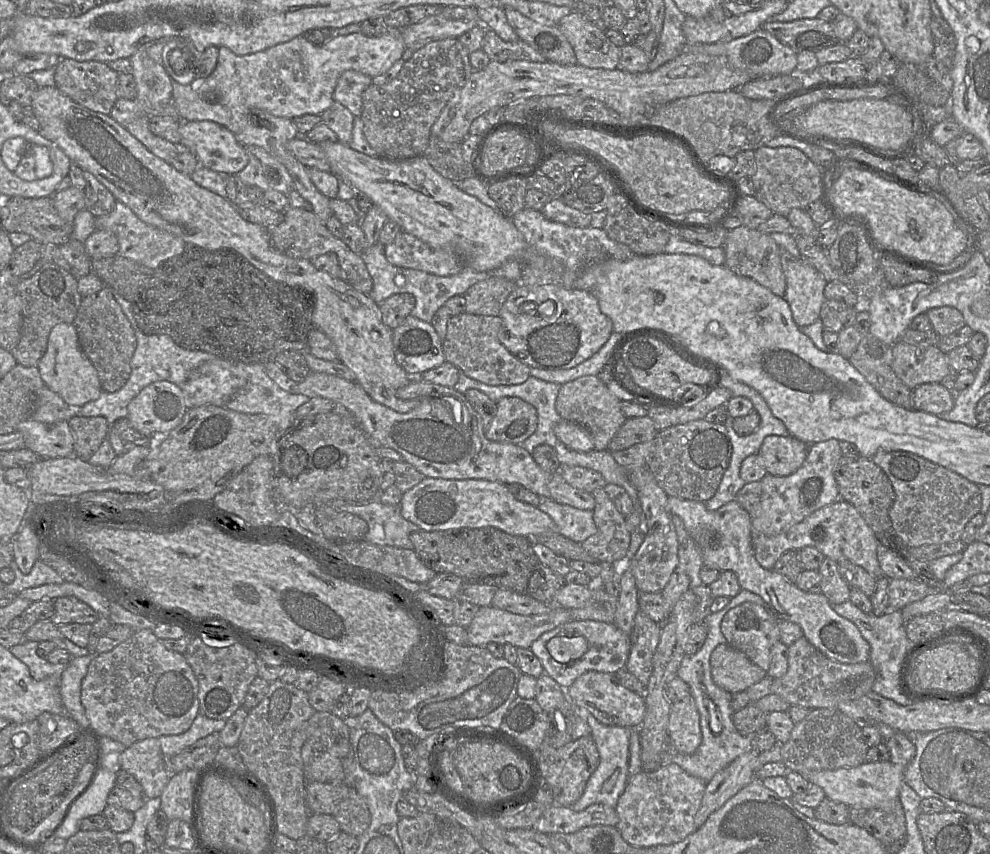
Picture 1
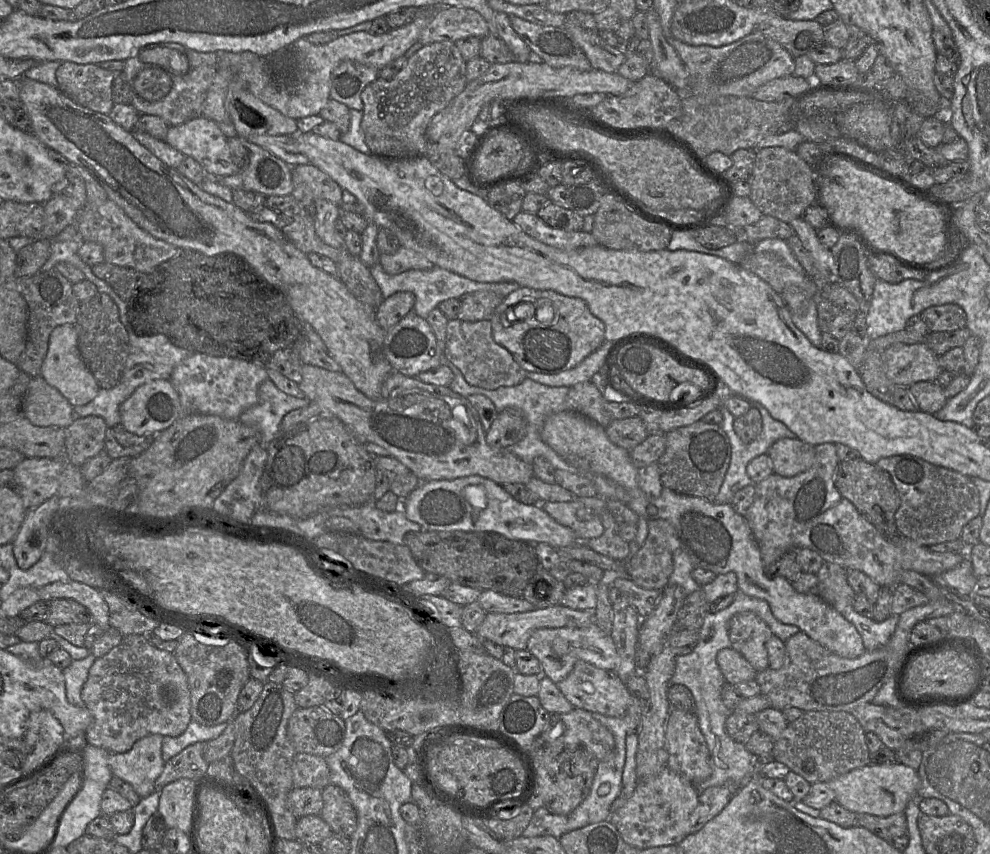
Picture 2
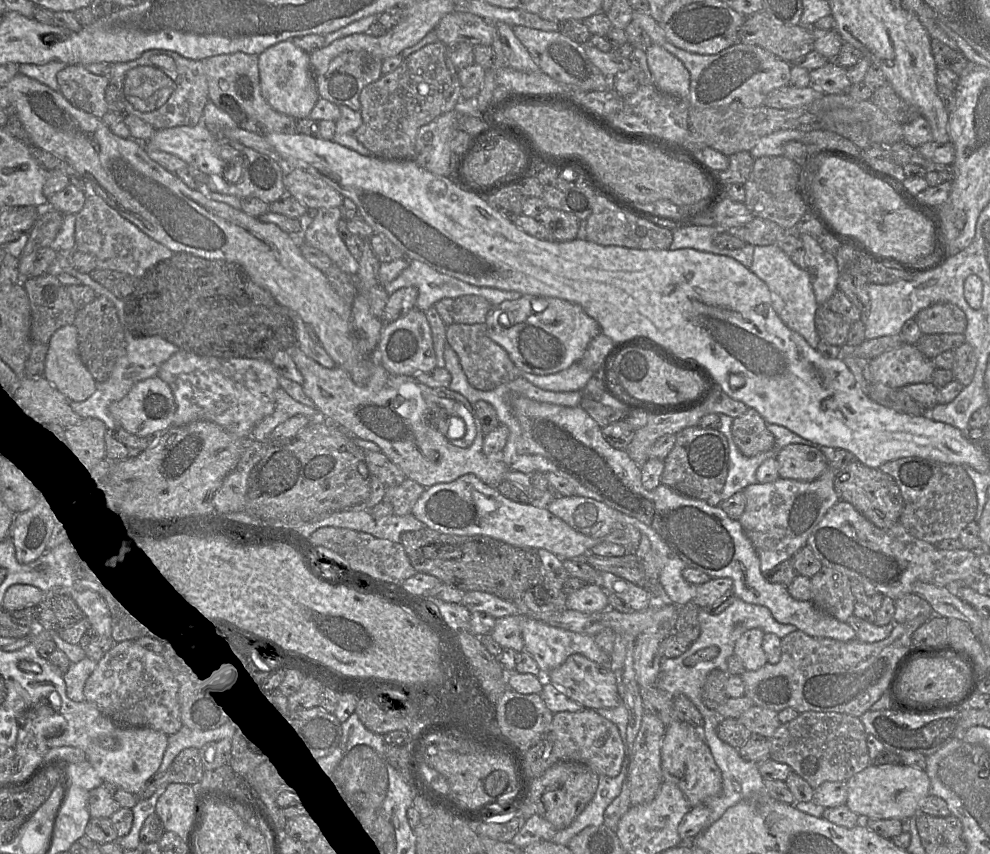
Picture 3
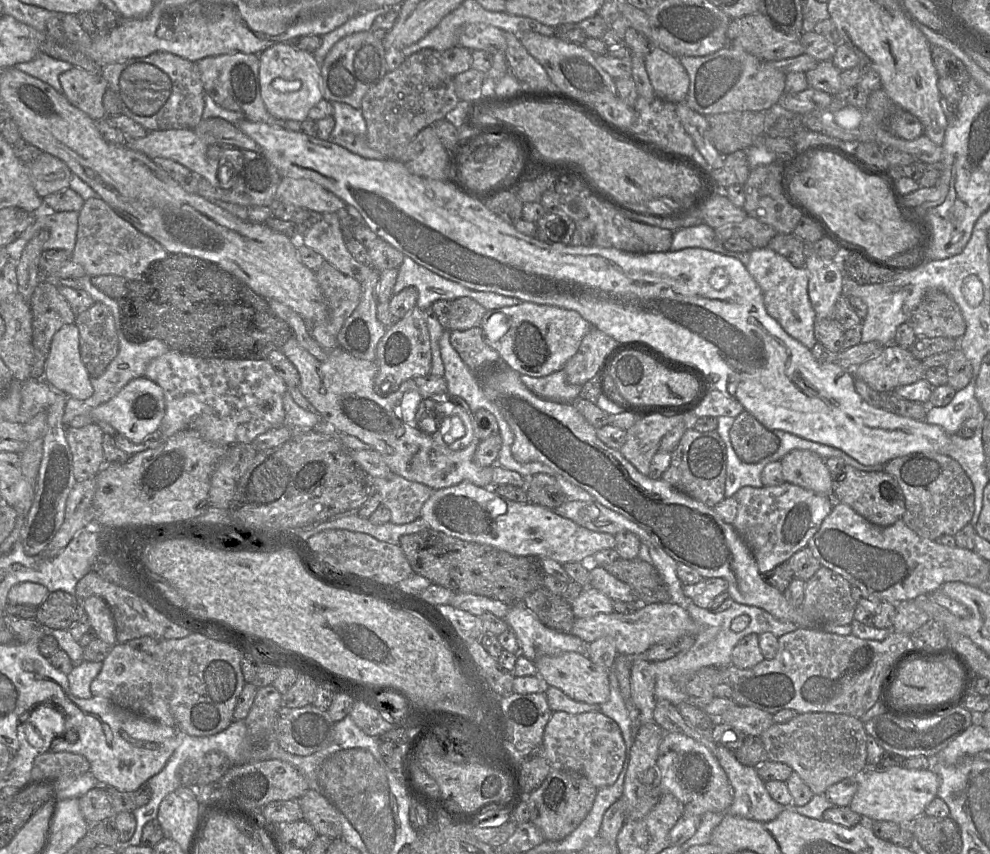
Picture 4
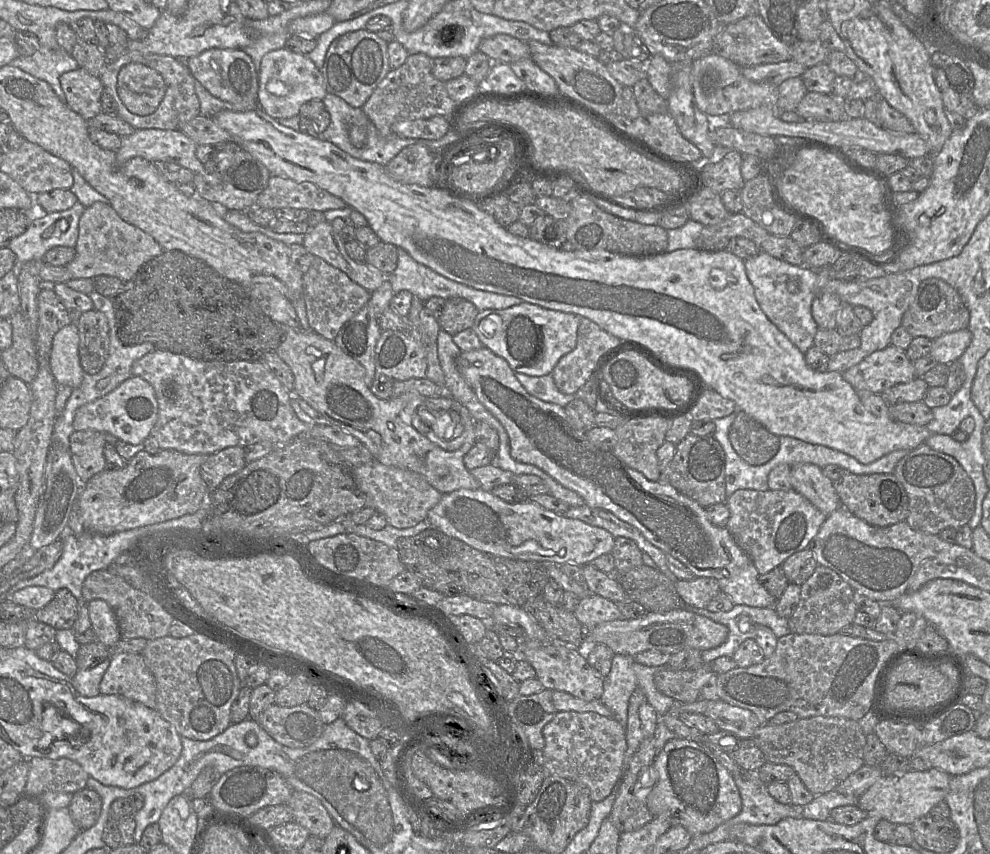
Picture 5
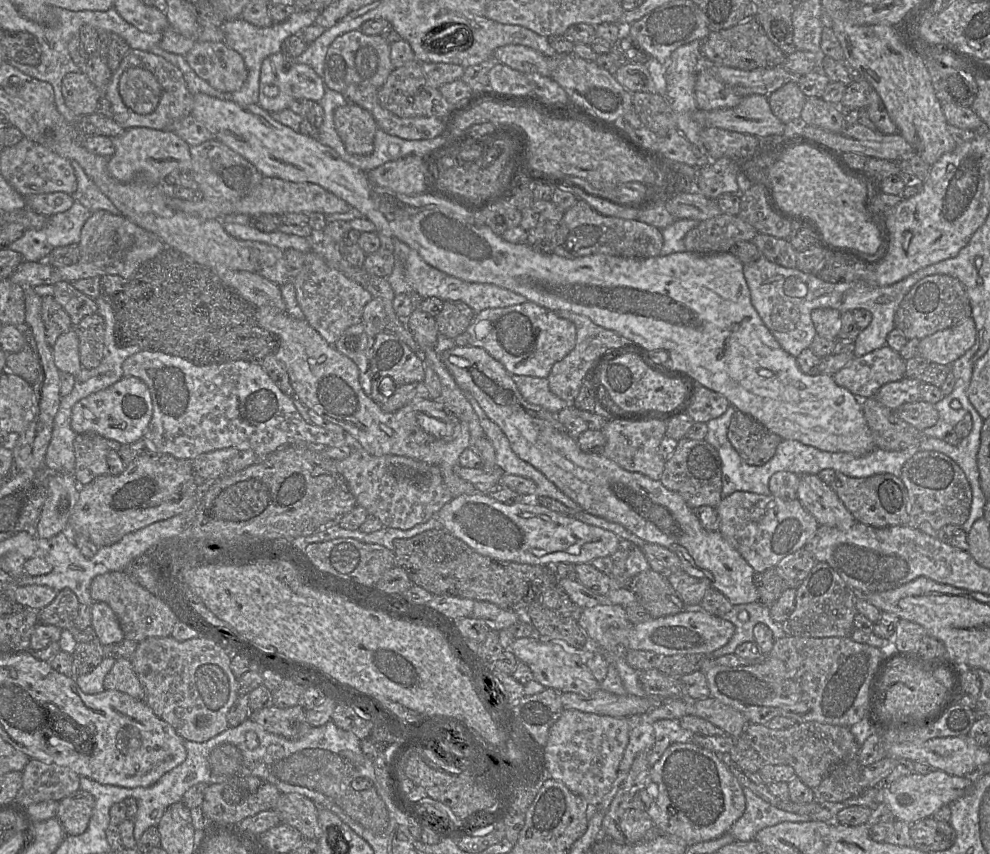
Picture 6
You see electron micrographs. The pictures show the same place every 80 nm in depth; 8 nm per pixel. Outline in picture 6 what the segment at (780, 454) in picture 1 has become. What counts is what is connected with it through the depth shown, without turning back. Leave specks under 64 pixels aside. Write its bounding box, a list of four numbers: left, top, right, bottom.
[797,474,856,529]

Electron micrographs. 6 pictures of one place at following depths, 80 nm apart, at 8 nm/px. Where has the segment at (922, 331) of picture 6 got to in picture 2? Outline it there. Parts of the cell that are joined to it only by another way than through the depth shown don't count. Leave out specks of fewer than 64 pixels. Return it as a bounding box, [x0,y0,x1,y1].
[920,304,966,333]

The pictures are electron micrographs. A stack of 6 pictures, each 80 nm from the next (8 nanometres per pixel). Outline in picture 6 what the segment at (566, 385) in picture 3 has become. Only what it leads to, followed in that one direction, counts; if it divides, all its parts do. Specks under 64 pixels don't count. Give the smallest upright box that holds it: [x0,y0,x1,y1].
[512,375,573,413]

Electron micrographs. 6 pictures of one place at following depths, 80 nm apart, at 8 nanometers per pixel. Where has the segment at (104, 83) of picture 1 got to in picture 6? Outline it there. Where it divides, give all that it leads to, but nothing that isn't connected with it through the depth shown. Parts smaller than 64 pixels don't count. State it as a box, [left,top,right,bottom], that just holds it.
[62,73,103,117]

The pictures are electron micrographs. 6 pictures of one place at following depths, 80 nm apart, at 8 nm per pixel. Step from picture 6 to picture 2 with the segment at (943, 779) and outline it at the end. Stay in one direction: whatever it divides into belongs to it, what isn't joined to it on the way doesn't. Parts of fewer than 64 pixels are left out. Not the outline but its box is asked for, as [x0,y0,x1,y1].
[827,762,920,817]

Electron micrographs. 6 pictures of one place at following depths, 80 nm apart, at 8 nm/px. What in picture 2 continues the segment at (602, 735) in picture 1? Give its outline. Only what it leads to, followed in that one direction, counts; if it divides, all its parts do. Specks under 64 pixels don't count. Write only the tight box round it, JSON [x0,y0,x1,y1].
[567,712,628,831]

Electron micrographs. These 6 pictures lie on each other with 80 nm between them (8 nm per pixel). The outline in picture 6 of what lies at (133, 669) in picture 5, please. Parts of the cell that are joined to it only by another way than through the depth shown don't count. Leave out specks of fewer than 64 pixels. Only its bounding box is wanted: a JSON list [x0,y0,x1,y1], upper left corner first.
[103,658,145,700]

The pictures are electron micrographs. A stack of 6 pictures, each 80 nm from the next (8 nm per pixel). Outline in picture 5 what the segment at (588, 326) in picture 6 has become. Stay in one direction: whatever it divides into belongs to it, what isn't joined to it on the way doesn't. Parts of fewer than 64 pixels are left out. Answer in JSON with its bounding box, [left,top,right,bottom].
[552,317,623,394]

